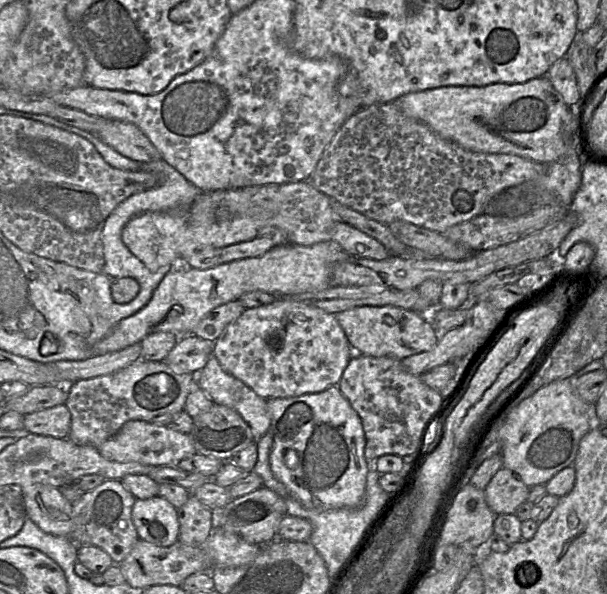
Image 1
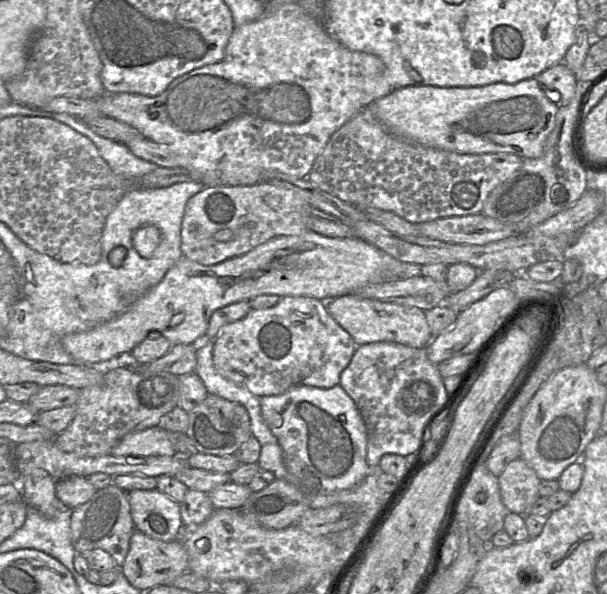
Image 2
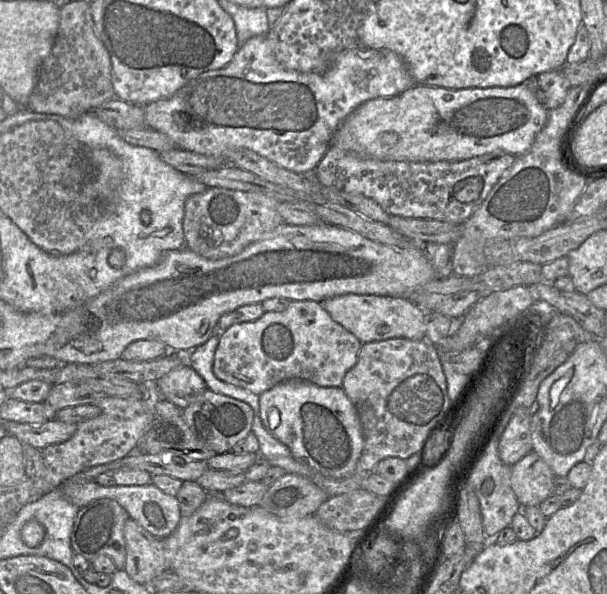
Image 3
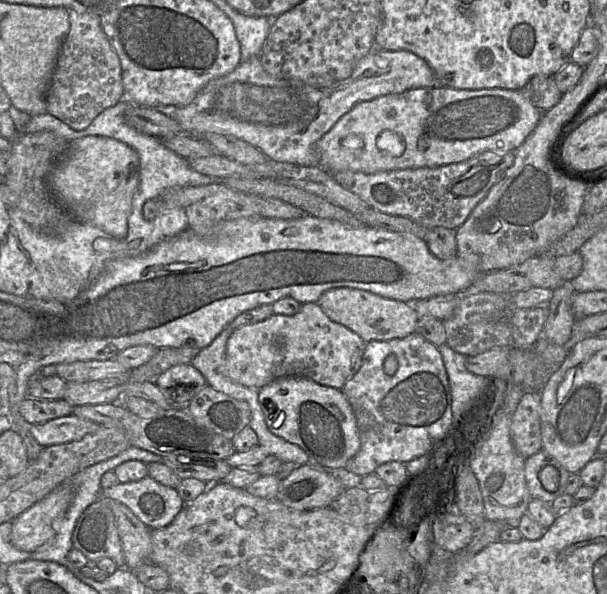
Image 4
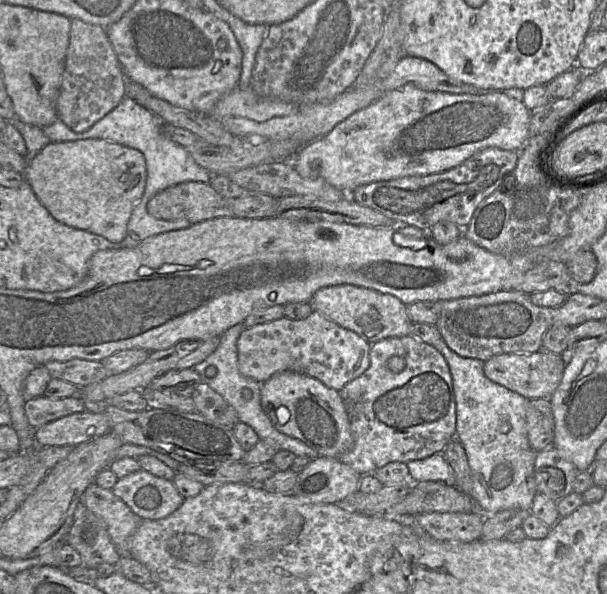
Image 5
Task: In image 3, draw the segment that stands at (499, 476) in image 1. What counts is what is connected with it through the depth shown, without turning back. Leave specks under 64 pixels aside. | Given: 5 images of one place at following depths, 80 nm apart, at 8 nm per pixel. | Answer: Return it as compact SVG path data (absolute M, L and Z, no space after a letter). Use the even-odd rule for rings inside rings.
M530 452L512 465L511 487L522 508L538 506L552 496L557 476L535 452Z

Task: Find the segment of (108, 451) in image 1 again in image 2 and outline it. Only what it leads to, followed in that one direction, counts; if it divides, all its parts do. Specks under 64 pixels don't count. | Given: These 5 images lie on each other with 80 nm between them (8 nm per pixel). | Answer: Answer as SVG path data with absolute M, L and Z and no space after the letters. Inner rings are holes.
M155 426L127 434L112 449L111 455L149 457L176 456L177 453L169 438L169 431Z

